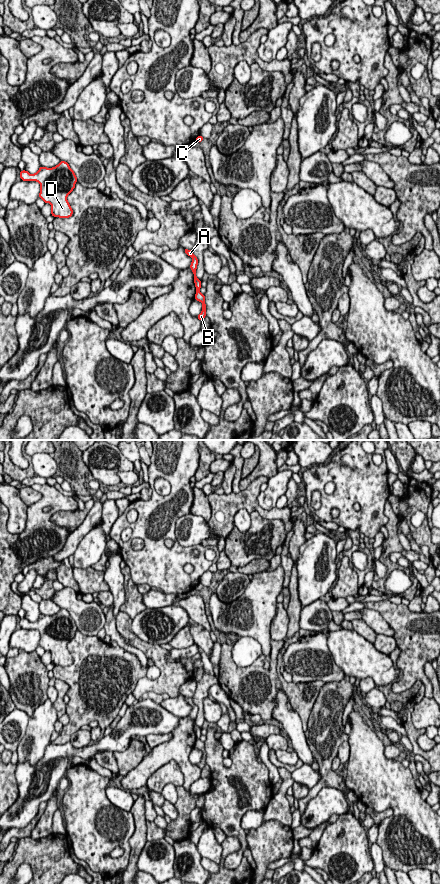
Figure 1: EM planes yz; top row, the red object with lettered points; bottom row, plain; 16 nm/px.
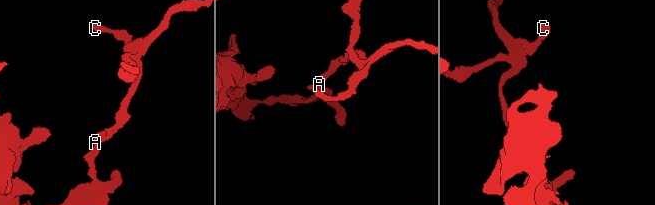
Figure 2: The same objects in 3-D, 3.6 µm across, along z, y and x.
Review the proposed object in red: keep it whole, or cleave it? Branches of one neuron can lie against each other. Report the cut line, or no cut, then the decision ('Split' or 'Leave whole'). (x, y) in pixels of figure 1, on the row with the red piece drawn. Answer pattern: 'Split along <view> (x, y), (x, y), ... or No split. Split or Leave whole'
Split along yz (198, 290), (196, 292). Split

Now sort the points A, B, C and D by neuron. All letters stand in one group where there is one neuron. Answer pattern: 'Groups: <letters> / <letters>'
Groups: A C D / B

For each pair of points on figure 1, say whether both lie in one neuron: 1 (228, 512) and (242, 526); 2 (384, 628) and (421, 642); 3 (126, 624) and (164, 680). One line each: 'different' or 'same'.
1: different
2: different
3: same

